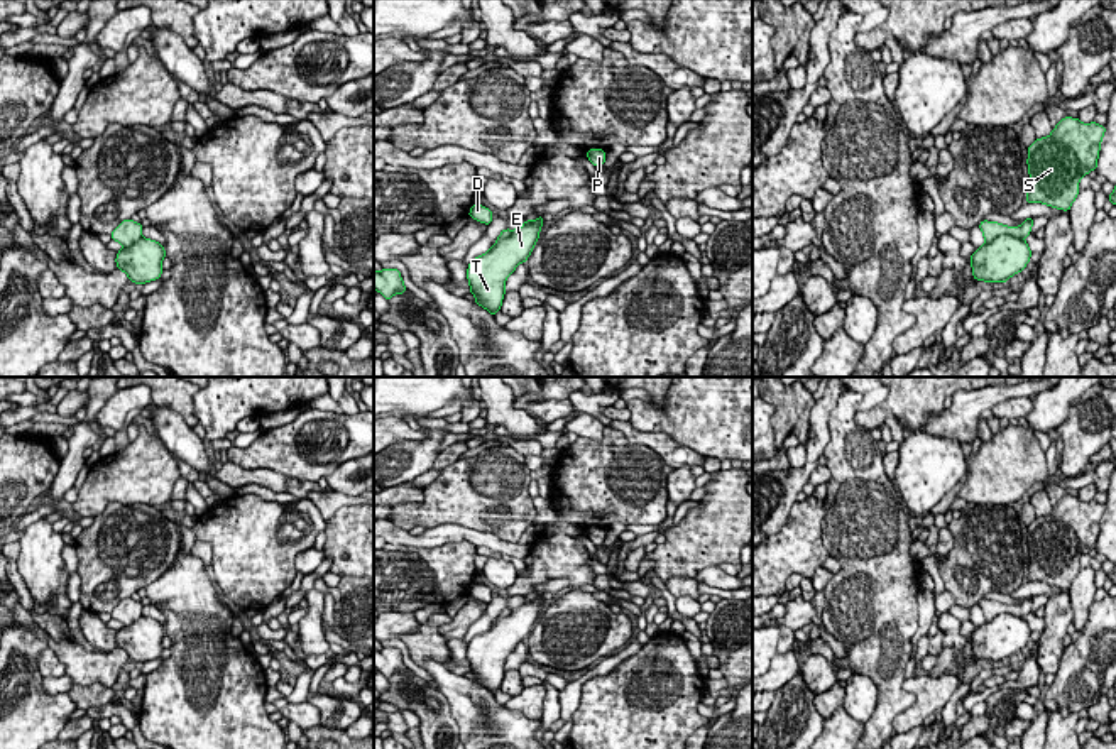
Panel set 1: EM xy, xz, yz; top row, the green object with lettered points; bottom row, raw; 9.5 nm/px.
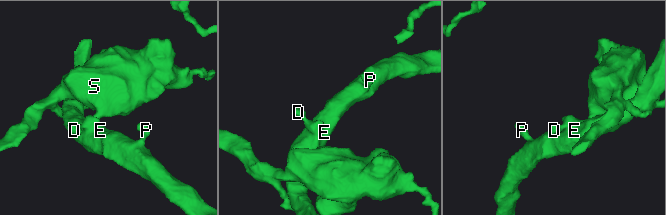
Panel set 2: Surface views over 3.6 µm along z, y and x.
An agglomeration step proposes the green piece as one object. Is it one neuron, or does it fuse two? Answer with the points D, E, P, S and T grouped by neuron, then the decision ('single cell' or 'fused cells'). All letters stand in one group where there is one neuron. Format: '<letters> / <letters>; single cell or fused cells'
D E P S T; single cell

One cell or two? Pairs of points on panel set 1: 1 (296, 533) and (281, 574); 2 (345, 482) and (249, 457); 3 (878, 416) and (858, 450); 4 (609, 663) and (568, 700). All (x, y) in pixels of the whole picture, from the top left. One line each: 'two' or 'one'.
1: one
2: two
3: two
4: one

